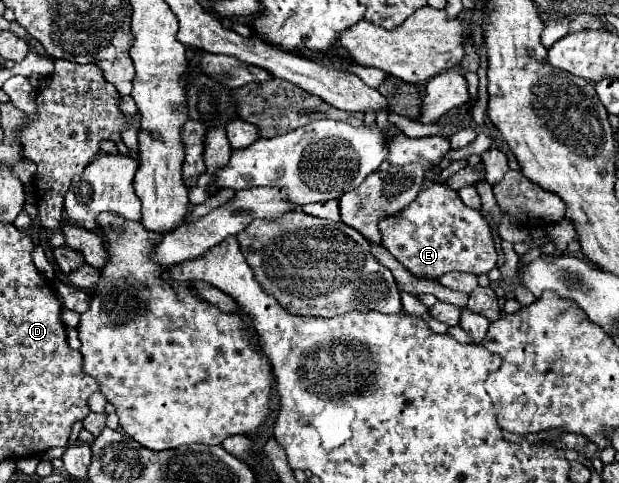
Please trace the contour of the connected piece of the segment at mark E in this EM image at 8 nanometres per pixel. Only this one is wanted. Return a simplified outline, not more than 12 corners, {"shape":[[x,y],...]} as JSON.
{"shape":[[442,183],[380,219],[418,279],[496,267],[486,219]]}

